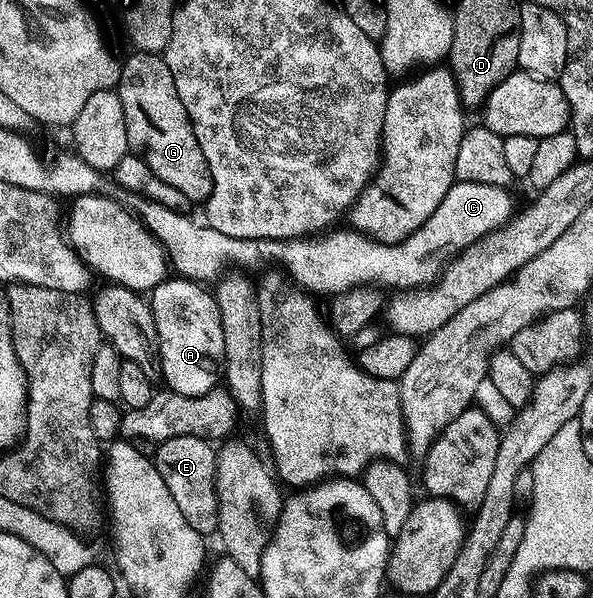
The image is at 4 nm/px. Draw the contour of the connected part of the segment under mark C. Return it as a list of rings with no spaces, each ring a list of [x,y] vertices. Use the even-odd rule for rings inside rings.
[[[456,181],[449,192],[445,192],[445,200],[433,208],[433,216],[429,216],[429,220],[425,220],[425,224],[421,224],[421,228],[413,231],[403,242],[377,242],[353,228],[348,229],[348,240],[363,246],[363,270],[343,270],[343,262],[339,259],[343,250],[335,243],[334,236],[329,234],[331,232],[322,236],[268,241],[267,254],[279,262],[283,261],[292,274],[290,277],[304,291],[315,296],[334,296],[361,283],[380,284],[385,288],[426,286],[439,277],[452,256],[503,226],[512,217],[511,198],[507,193],[501,186]]]

